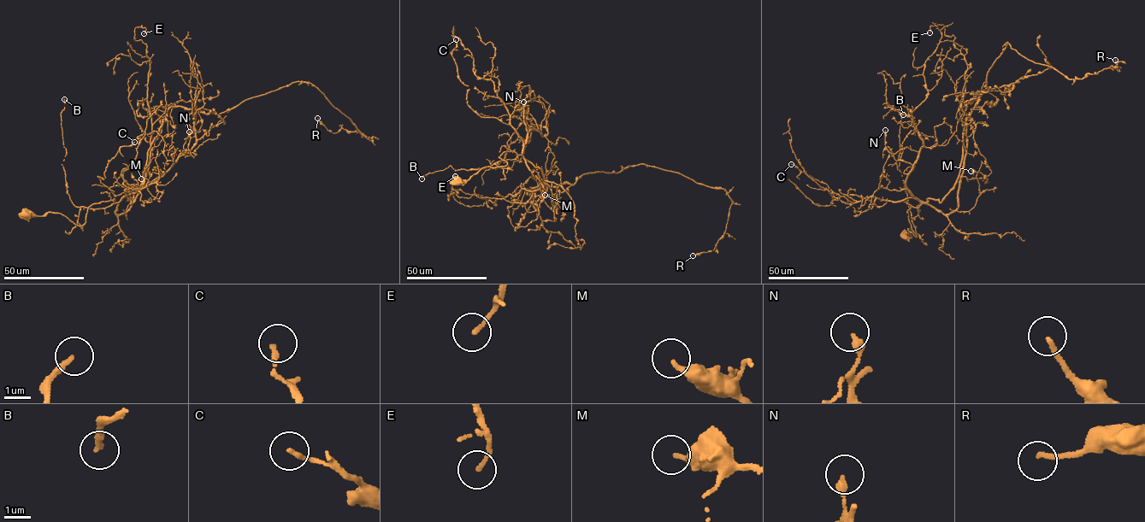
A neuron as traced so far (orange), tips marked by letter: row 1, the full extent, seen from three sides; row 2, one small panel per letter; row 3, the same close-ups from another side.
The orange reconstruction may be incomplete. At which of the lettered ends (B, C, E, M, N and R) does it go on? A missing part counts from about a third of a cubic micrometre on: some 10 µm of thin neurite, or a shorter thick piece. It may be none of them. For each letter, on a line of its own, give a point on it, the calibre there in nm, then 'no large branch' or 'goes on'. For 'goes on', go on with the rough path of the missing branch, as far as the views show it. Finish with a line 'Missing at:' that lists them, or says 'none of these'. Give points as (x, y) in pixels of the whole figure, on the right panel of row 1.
B: place (903, 114); calibre 240 nm; no large branch
C: place (791, 164); calibre 160 nm; no large branch
E: place (929, 32); calibre 140 nm; no large branch
M: place (970, 171); calibre 280 nm; no large branch
N: place (885, 130); calibre 280 nm; no large branch
R: place (1115, 60); calibre 190 nm; no large branch
Missing at: none of these

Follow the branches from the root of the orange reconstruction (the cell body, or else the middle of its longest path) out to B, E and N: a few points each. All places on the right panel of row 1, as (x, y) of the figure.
B: (905, 236), (909, 228), (917, 237), (907, 212), (913, 207), (918, 212), (911, 219), (899, 168), (903, 114)
E: (905, 236), (909, 228), (917, 237), (911, 207), (956, 208), (965, 153), (967, 63), (942, 25), (929, 32)
N: (905, 236), (909, 228), (917, 237), (907, 212), (921, 203), (905, 182), (918, 153), (890, 153), (885, 130)

